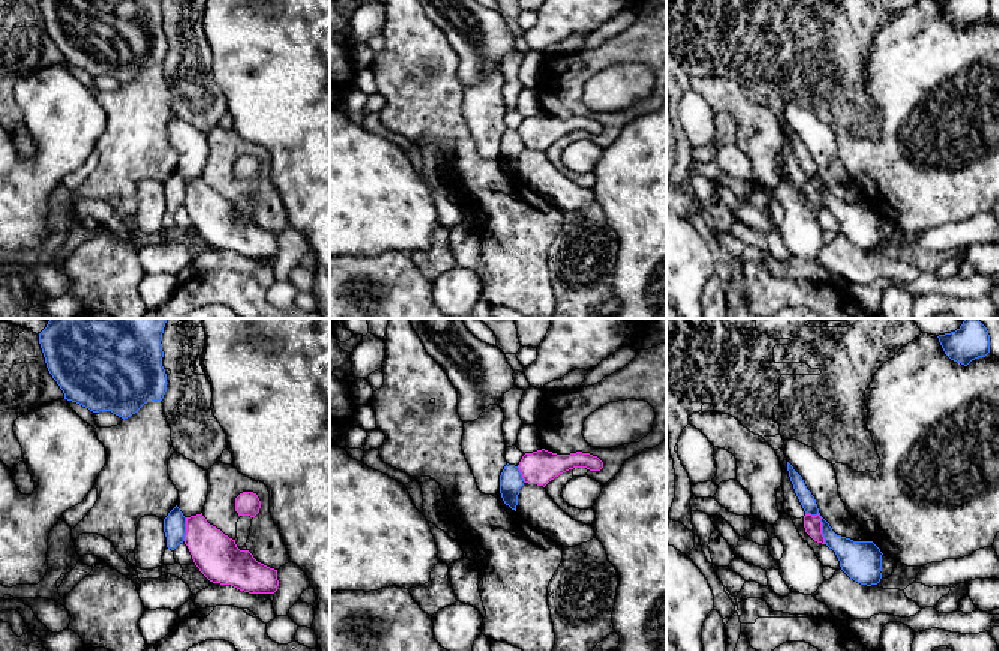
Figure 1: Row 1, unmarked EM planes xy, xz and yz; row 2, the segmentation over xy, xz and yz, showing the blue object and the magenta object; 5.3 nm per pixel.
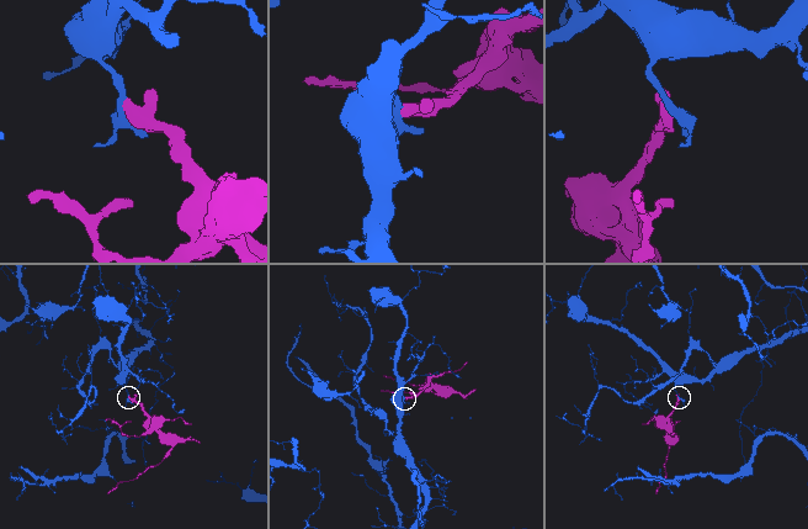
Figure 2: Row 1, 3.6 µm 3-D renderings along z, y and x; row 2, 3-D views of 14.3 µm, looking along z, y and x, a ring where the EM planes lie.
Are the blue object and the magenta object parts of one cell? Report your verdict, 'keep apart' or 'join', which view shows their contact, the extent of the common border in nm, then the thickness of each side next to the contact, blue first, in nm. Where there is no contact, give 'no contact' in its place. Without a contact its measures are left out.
keep apart; meets blue in yz; contact 200 nm long; 180 nm thick on the blue side, 100 nm on the other

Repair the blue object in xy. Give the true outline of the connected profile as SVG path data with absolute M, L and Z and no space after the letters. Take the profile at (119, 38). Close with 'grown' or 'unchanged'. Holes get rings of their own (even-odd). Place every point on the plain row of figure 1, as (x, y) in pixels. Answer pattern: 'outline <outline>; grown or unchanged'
outline M39 0L46 32L64 63L122 82L164 62L160 4L162 0Z; unchanged

